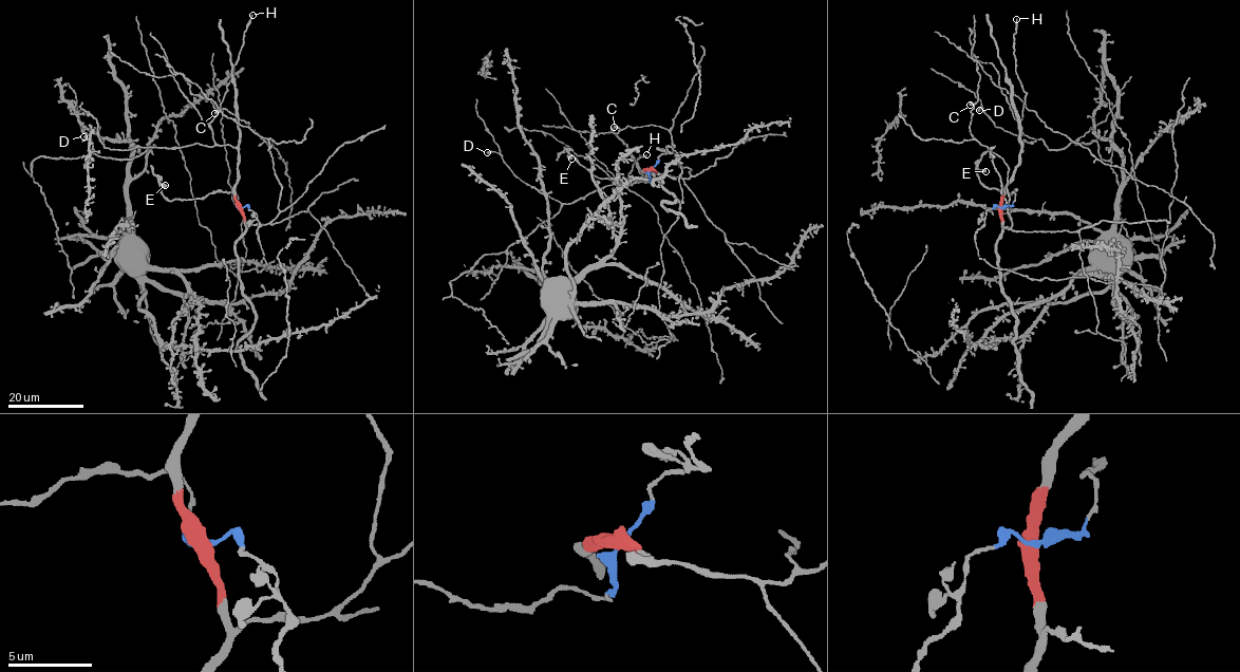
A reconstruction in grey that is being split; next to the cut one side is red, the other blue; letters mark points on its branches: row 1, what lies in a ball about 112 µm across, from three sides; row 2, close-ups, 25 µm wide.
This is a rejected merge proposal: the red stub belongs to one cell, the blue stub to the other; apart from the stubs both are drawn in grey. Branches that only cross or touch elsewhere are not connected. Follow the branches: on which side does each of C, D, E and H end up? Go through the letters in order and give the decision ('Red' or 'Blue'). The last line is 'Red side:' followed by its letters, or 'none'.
C: Red
D: Red
E: Blue
H: Red
Red side: C, D, H

